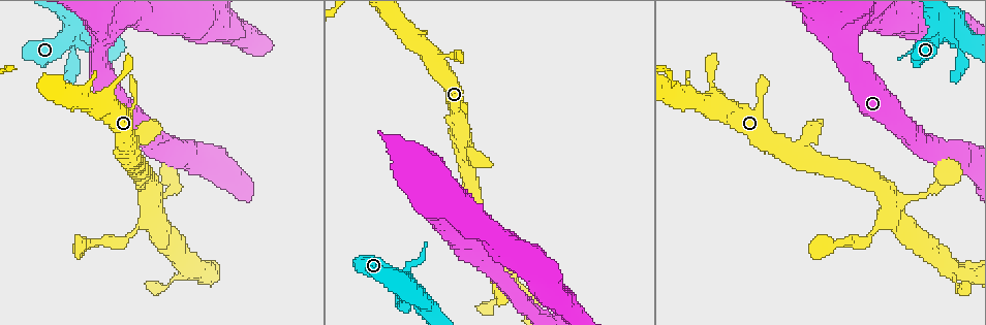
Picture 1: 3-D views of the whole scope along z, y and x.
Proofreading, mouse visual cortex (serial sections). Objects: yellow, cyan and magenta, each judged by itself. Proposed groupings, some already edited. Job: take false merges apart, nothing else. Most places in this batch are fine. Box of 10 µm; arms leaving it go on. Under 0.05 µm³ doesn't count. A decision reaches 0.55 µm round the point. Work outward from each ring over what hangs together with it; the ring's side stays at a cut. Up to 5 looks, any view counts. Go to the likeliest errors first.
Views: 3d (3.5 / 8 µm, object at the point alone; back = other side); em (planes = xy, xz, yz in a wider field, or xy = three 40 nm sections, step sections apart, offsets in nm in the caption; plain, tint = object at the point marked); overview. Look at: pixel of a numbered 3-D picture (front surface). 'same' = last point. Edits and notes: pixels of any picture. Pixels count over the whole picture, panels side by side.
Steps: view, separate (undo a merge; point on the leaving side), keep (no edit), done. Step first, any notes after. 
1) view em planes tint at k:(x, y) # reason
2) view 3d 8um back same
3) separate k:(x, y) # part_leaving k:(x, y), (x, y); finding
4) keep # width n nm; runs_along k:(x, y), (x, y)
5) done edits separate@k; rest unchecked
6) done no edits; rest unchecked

view 3d 3.5um at 1:(70, 36) # arms run side by side

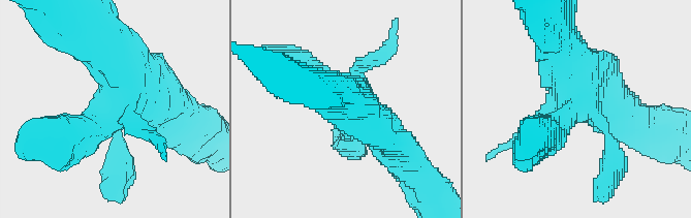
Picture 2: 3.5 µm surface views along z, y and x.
view em xy step 2 tint at 2:(113, 111)

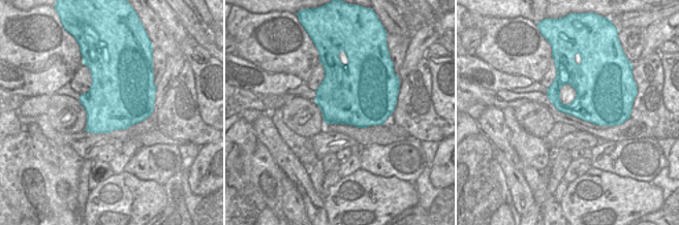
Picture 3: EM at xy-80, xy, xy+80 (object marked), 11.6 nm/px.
keep # runs_along 2:(311, 76), (358, 105), (403, 161); all the same cell

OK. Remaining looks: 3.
view 3d 3.5um at 1:(800, 148) # three arms meet

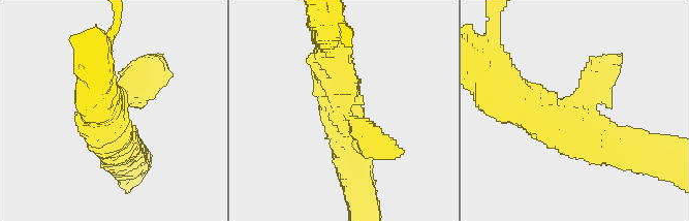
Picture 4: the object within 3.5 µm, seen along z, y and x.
view em xy step 2 tint at 4:(347, 111)

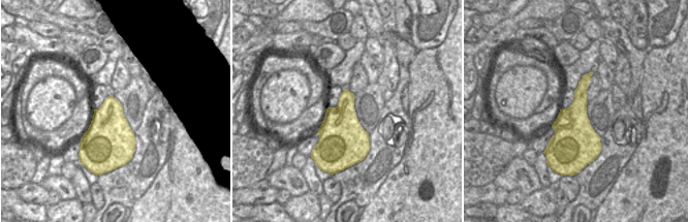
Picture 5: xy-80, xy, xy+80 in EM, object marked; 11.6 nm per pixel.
view em planes tint same

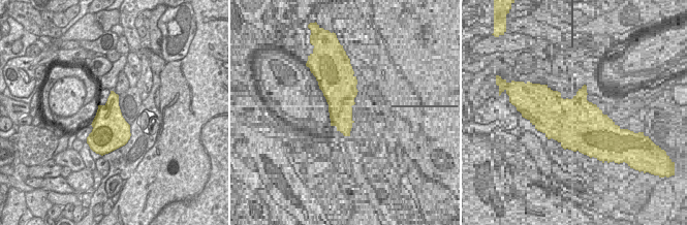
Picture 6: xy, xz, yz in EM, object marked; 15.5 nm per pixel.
keep # arms 3; runs_along 4:(505, 90), (571, 134), (619, 148); one cell here

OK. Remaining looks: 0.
done no edits; rest unchecked

